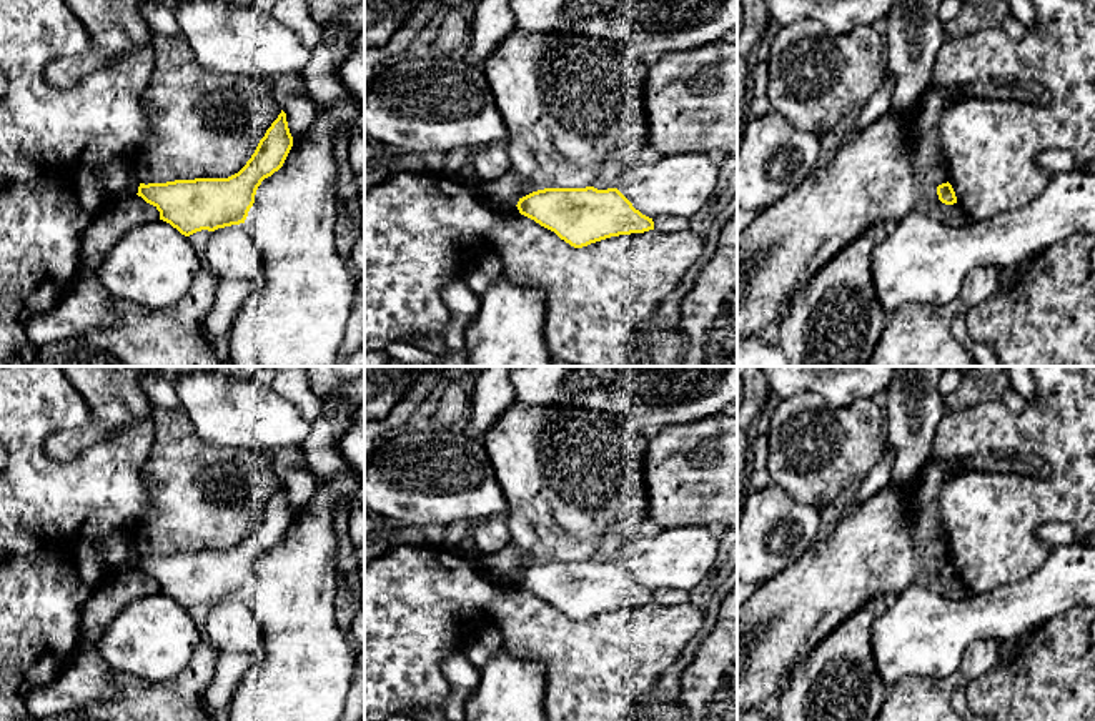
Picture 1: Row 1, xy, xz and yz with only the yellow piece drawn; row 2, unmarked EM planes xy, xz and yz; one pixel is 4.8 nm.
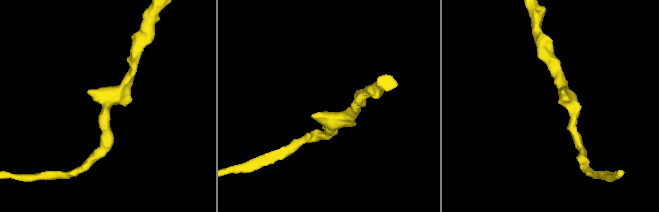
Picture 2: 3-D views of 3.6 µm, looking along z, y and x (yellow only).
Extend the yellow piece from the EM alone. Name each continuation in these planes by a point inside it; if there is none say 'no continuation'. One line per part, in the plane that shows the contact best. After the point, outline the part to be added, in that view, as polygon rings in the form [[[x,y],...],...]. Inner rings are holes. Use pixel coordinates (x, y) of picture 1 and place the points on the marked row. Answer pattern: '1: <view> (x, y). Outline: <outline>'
no continuation

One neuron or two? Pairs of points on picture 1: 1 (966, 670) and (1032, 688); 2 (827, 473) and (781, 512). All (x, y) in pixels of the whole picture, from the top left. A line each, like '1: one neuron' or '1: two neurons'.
1: two neurons
2: two neurons

